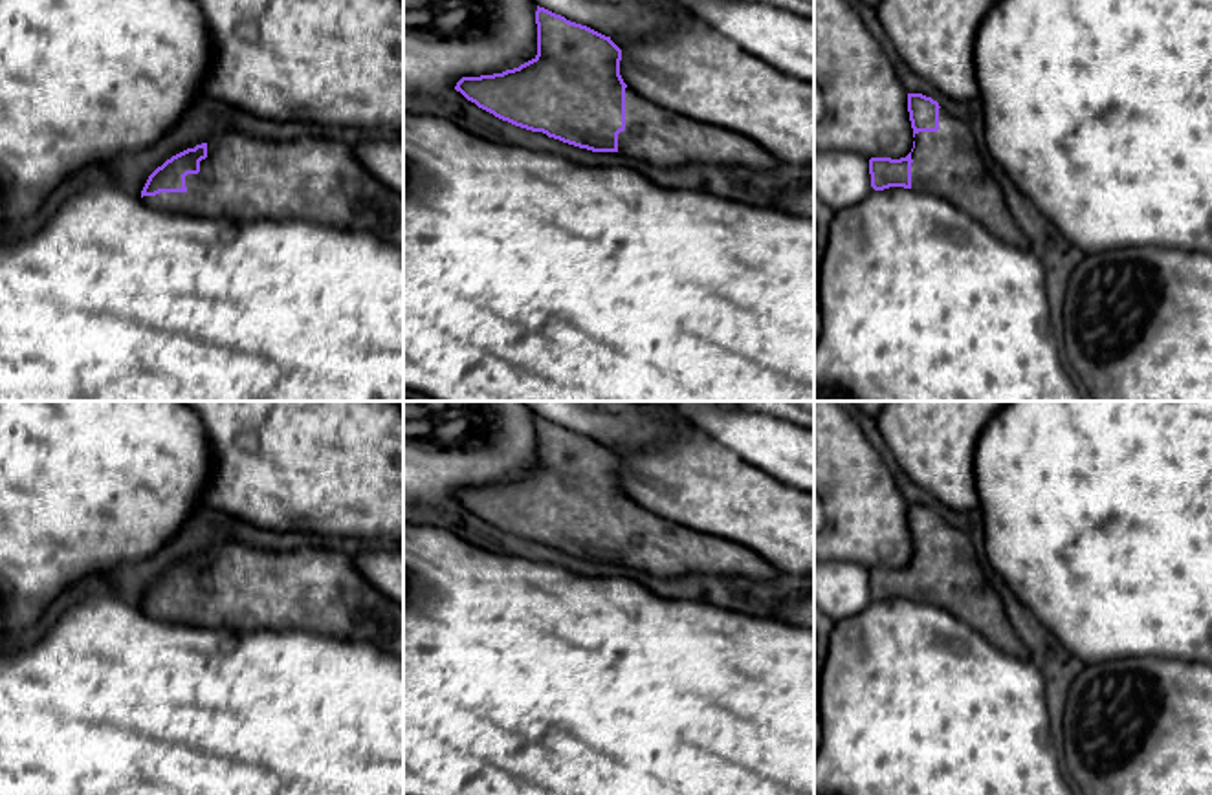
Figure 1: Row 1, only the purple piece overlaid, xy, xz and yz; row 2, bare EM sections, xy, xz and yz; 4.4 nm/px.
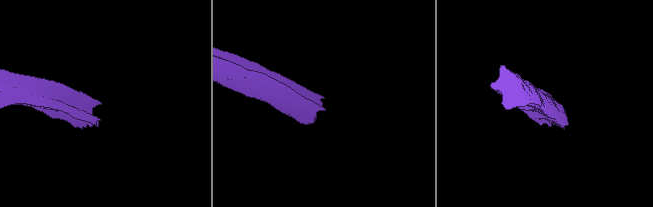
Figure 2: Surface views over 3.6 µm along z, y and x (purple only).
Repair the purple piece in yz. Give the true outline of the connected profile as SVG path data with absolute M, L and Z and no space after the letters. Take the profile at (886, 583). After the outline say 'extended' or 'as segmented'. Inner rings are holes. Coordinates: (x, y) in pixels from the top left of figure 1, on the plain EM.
M908 504L913 559L906 568L871 568L871 597L931 603L966 623L999 650L1030 659L1012 628L1003 601L986 581L964 529L944 522L922 504Z; extended

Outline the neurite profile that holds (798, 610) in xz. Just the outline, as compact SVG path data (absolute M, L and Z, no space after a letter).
M814 594L805 597L792 597L779 604L779 619L803 626L814 628Z

